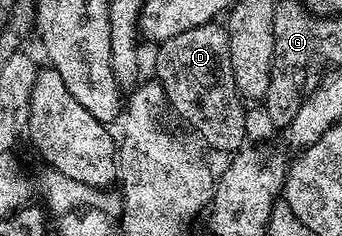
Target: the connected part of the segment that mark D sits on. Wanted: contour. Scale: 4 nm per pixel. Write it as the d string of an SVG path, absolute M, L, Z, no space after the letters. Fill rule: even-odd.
M220 22L204 23L195 29L187 29L187 33L179 33L167 41L163 41L157 50L156 82L165 90L168 106L177 110L177 115L185 123L190 123L201 134L201 139L209 147L217 151L236 153L246 146L245 112L243 102L237 86L235 73L231 73L231 49L229 48L229 33Z

